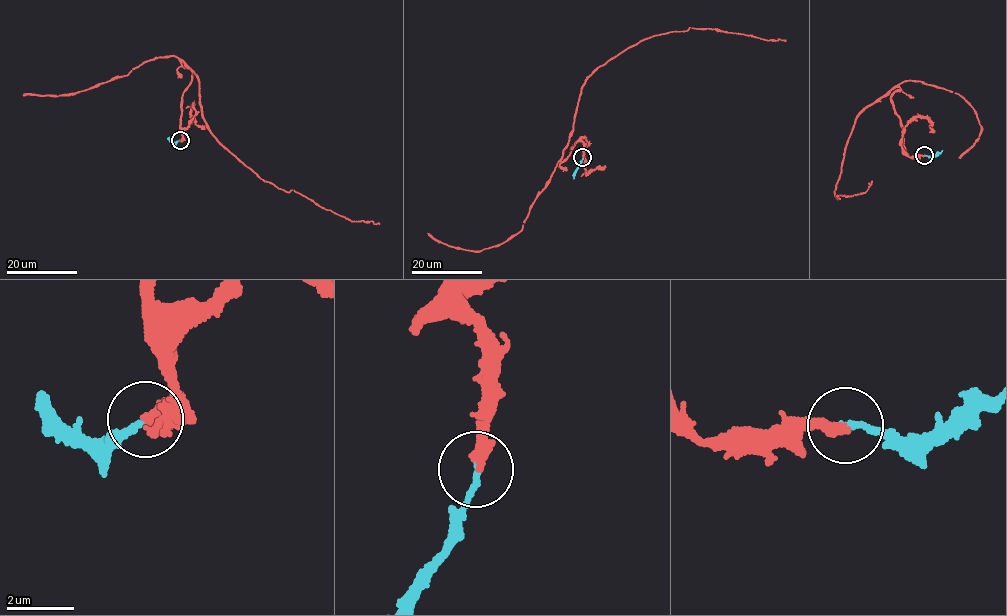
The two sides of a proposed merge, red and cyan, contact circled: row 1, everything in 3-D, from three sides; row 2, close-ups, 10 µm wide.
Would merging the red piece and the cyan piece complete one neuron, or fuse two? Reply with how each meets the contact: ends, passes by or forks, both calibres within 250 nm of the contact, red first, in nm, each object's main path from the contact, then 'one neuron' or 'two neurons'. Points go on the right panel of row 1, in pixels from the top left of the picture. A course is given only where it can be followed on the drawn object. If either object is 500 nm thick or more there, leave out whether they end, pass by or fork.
red ends | cyan ends | 360/200 nm | red via (924, 155), (907, 154), (891, 99), (900, 89), (894, 87), (858, 115), (836, 197), (865, 192), (872, 180) | cyan via (924, 155), (935, 156), (942, 150) | one neuron

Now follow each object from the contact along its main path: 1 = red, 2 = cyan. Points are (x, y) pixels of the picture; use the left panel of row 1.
1: (180, 140), (182, 95), (192, 75), (183, 61), (198, 81), (207, 130), (244, 165), (345, 218), (379, 222)
2: (180, 140), (173, 142), (168, 137)

